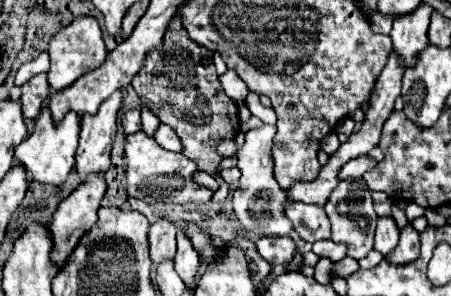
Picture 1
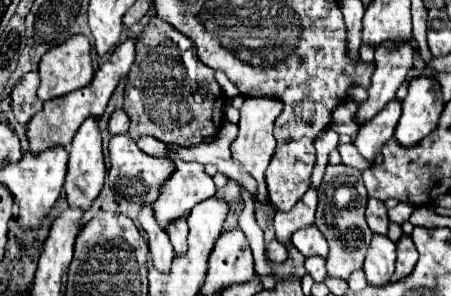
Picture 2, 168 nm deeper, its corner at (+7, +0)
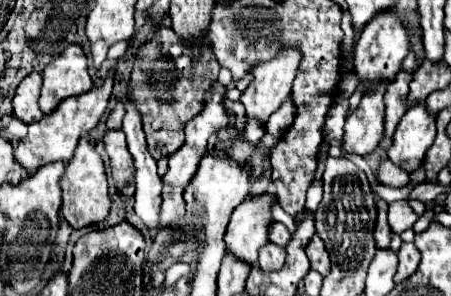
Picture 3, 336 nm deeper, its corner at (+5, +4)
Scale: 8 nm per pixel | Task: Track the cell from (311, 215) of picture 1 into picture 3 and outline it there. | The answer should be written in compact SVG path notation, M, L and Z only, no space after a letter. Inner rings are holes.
M317 235L311 239L311 245L307 245L307 257L311 261L311 269L313 271L321 273L323 277L329 273L329 269L331 269L329 253L325 251L325 245L323 245L323 241Z

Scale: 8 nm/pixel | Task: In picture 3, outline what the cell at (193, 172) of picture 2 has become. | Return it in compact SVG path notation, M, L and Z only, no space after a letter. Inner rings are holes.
M215 81L211 85L211 89L207 91L207 95L205 95L205 107L203 107L203 111L199 115L195 115L191 121L187 121L187 125L185 125L185 143L169 157L169 171L163 177L163 183L179 185L179 187L189 185L191 177L195 175L195 169L199 167L199 157L203 157L203 153L207 151L209 137L215 133L215 129L219 129L223 125L229 125L227 113L223 109L223 97L225 97L225 87L219 81Z

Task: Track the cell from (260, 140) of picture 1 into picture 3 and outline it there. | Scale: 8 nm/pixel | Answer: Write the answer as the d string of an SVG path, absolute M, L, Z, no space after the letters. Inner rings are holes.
M287 47L271 61L253 67L255 81L241 93L241 103L249 117L267 121L269 115L279 109L281 101L291 95L291 85L301 57L299 47Z

